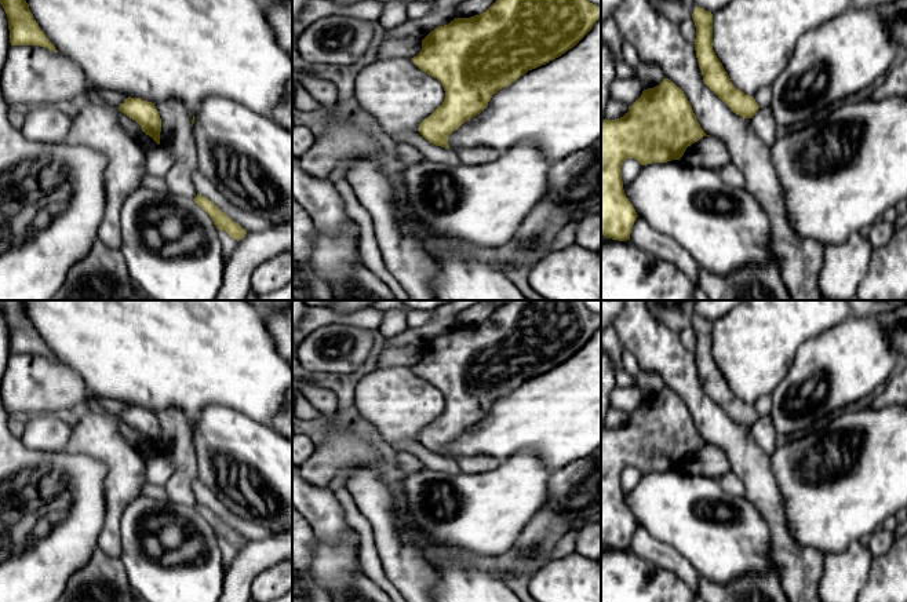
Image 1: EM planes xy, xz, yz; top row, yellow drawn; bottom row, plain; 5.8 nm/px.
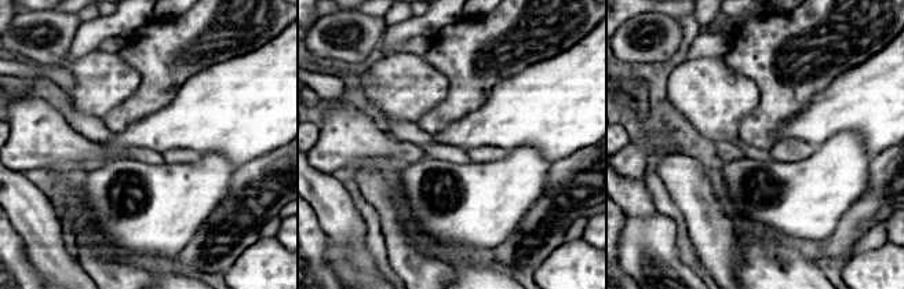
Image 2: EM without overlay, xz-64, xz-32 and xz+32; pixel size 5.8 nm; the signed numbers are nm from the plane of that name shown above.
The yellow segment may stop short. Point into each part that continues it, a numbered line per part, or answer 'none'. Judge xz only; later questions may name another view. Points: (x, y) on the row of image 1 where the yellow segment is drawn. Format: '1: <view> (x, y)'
none

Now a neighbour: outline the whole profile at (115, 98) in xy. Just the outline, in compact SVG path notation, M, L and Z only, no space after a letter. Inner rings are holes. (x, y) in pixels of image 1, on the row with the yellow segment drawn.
M91 85L91 88L112 106L119 107L128 98L125 94L123 94L120 91L99 88L95 85Z

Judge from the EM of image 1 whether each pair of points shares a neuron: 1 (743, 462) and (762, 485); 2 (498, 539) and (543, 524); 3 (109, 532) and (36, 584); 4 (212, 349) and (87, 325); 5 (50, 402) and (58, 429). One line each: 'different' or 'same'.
1: same
2: different
3: different
4: same
5: different

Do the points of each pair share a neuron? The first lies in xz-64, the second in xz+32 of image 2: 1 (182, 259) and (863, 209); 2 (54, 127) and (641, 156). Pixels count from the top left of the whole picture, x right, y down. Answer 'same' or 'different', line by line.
1: same
2: same

